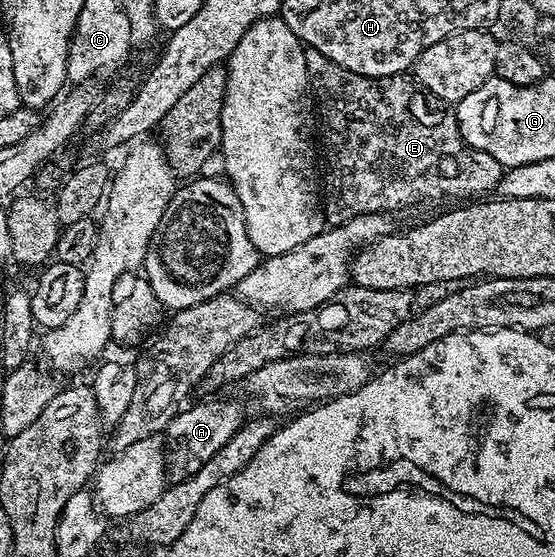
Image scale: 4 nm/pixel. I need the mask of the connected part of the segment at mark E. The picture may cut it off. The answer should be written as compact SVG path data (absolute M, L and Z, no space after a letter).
M309 49L305 55L307 73L316 77L316 94L325 98L325 104L319 107L319 119L322 124L325 122L323 206L326 224L345 223L357 215L394 213L420 199L437 199L440 195L481 197L489 193L484 191L492 187L494 190L500 184L503 168L489 155L481 155L472 170L461 170L453 177L440 172L438 152L454 155L462 150L458 119L453 113L427 117L424 124L413 119L420 96L408 91L410 86L404 81L404 75L372 79L335 65L335 61L318 51Z

